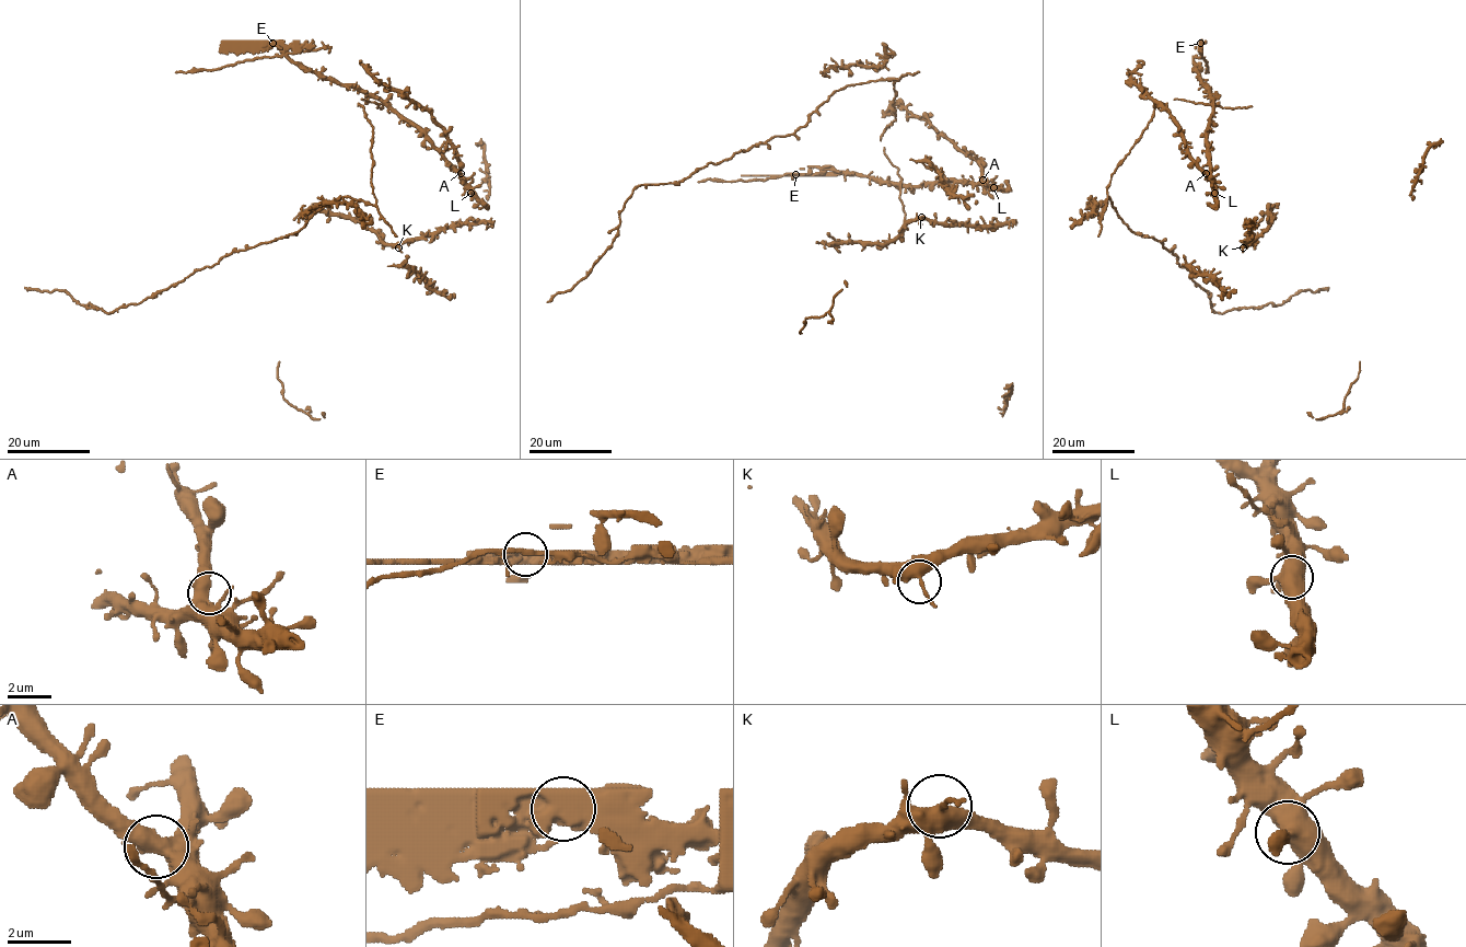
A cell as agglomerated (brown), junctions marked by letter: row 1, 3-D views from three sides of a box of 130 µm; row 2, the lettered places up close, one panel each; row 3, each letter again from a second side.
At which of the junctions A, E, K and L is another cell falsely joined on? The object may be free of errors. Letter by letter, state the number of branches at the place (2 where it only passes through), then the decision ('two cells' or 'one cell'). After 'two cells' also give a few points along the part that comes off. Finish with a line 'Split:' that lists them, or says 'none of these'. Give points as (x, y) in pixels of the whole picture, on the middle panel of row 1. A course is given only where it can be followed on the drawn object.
A: branches 2; one cell
E: branches 2; two cells; course (795, 174), (698, 183)
K: branches 2; one cell
L: branches 3; one cell
Split: E

